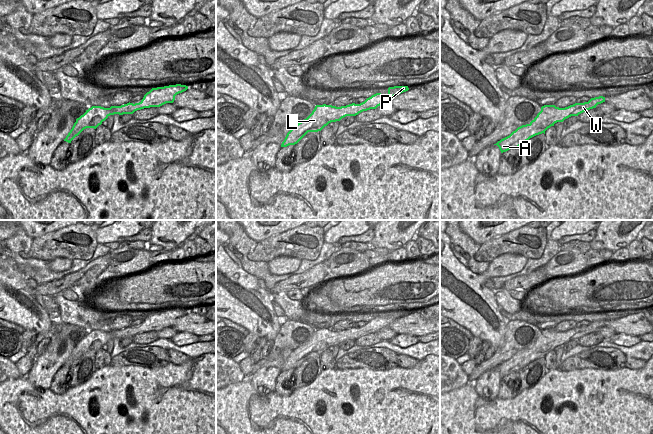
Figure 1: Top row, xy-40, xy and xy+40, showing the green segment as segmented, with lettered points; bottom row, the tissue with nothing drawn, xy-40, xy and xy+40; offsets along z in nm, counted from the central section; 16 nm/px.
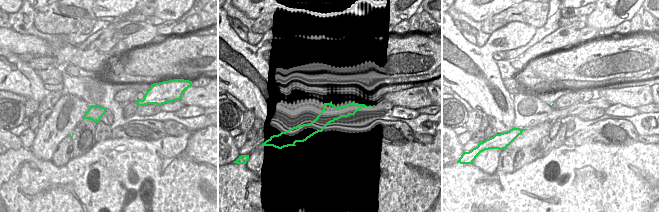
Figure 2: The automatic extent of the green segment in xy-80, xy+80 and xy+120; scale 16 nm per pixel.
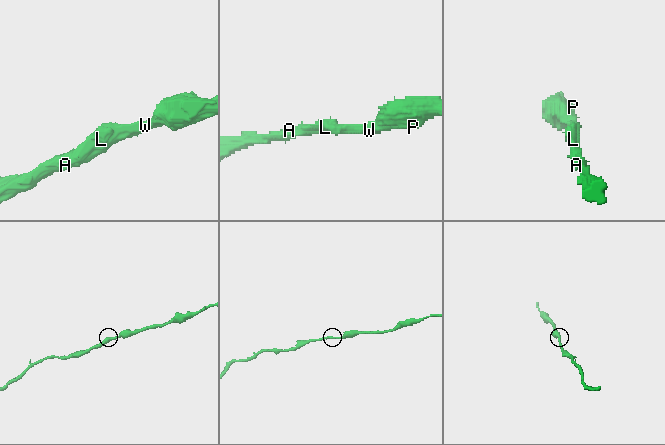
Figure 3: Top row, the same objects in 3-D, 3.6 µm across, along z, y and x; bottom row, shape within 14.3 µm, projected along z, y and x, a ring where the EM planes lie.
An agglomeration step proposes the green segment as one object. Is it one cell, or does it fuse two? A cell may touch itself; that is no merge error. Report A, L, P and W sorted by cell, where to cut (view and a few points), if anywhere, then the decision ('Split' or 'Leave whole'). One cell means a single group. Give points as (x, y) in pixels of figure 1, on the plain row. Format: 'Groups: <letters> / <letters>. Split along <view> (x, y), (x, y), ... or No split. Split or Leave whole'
Groups: A L P W. No split. Leave whole

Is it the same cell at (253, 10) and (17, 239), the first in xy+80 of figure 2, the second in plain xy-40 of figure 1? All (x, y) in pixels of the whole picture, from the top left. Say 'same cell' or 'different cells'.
different cells

